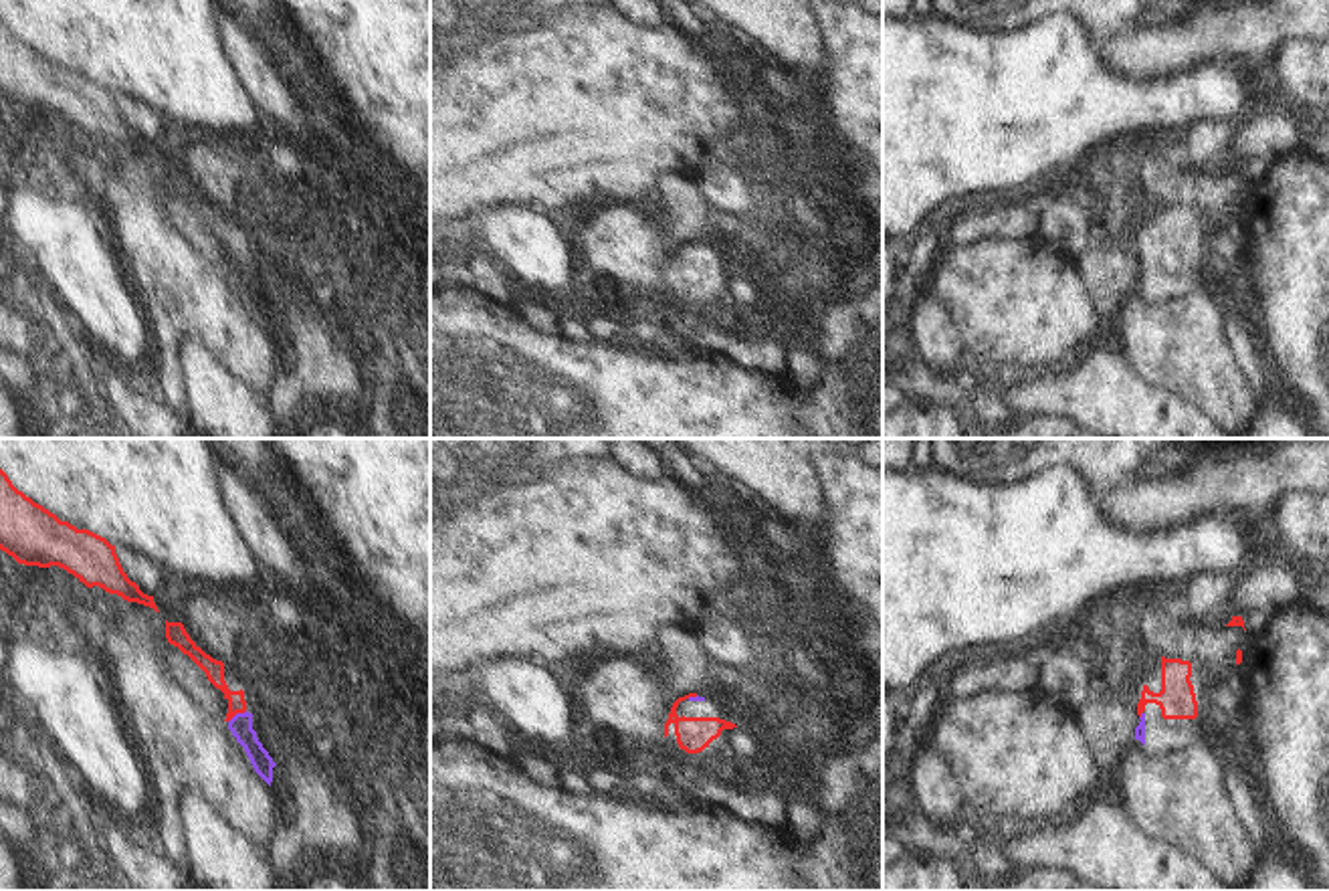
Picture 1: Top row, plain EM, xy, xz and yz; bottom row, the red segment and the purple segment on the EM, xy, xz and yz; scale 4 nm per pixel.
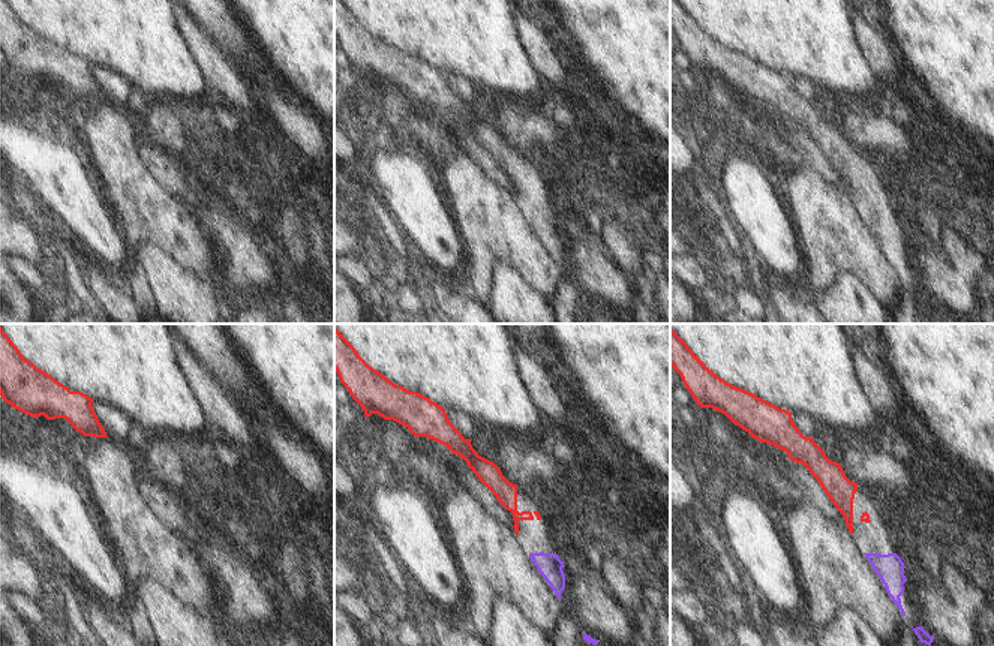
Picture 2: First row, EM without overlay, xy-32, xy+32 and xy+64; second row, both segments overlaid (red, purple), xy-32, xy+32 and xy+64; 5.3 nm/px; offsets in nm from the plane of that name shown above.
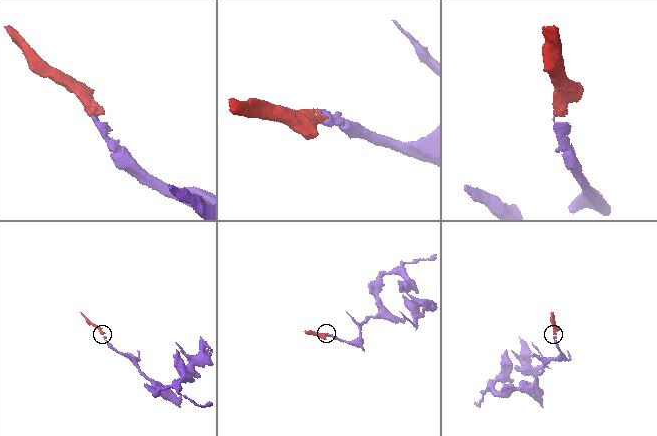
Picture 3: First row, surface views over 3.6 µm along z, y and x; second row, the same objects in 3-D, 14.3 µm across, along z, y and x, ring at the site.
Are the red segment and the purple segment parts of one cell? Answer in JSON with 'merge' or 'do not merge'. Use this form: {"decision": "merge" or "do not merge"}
{"decision": "merge"}

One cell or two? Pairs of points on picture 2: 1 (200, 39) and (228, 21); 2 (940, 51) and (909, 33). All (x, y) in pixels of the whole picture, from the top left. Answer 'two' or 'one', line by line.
1: two
2: one

